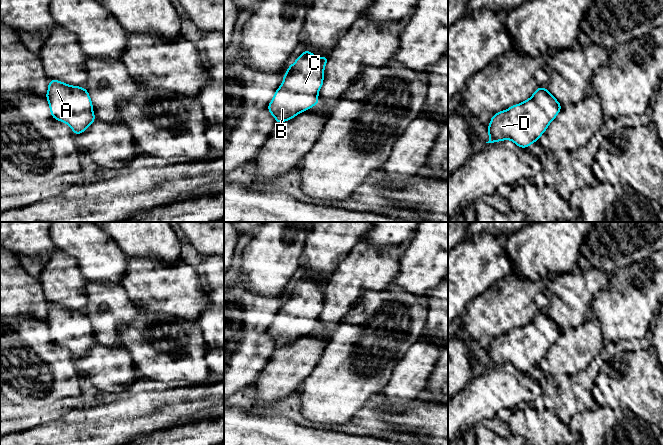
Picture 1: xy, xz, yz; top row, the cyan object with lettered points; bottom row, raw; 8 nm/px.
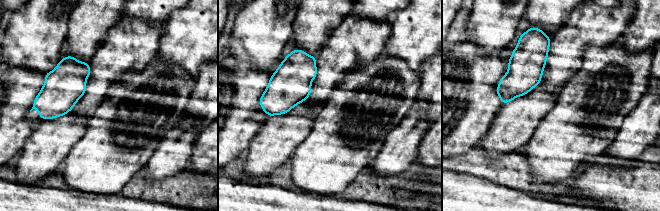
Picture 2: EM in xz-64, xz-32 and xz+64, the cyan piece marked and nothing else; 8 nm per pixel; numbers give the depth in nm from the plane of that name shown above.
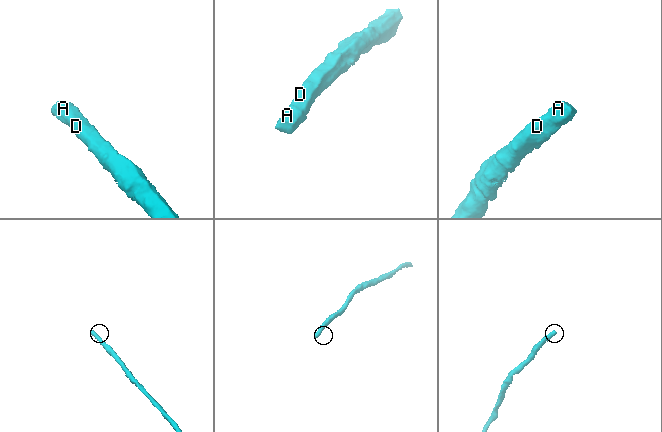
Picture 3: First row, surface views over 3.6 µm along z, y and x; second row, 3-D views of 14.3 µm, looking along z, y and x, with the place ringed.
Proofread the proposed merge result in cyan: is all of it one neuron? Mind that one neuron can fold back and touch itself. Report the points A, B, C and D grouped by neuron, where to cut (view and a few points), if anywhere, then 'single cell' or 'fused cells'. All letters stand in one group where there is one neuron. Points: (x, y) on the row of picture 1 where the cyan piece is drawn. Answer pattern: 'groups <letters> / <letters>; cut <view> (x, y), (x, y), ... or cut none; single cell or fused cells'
groups A B C D; cut none; single cell

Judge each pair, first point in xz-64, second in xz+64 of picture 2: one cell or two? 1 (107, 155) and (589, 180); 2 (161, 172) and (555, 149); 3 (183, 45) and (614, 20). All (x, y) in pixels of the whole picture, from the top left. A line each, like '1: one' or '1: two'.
1: two
2: two
3: two

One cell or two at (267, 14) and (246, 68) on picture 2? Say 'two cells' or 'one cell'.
two cells

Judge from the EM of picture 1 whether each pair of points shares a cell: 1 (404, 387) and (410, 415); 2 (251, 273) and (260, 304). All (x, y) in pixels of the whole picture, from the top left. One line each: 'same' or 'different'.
1: different
2: different

